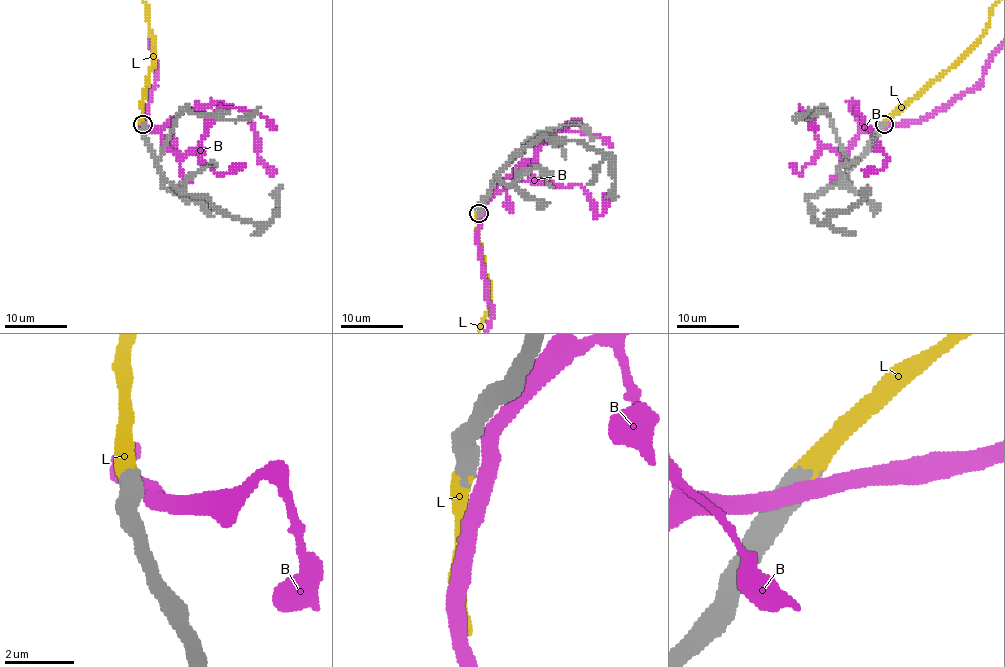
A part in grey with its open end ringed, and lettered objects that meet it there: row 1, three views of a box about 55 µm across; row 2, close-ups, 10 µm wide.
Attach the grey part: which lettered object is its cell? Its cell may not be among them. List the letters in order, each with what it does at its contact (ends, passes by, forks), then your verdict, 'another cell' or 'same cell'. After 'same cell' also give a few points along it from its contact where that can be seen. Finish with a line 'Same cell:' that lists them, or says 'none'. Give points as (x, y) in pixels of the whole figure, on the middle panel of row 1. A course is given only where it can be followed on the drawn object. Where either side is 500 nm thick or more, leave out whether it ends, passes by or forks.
B: another cell
L: same cell
Same cell: L

